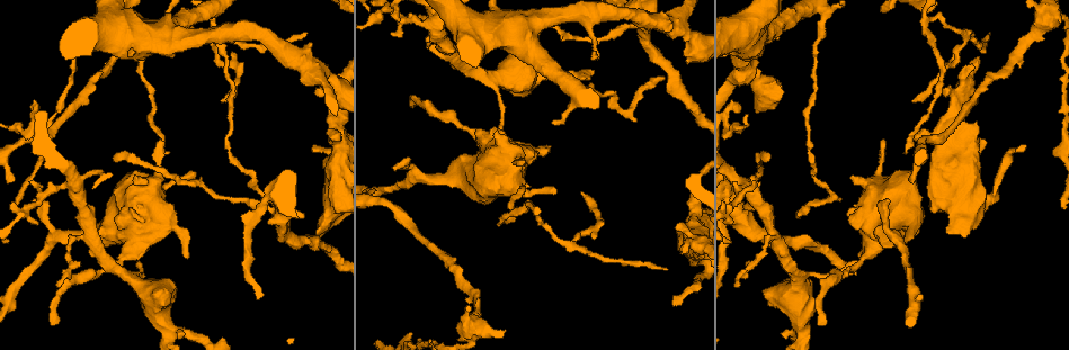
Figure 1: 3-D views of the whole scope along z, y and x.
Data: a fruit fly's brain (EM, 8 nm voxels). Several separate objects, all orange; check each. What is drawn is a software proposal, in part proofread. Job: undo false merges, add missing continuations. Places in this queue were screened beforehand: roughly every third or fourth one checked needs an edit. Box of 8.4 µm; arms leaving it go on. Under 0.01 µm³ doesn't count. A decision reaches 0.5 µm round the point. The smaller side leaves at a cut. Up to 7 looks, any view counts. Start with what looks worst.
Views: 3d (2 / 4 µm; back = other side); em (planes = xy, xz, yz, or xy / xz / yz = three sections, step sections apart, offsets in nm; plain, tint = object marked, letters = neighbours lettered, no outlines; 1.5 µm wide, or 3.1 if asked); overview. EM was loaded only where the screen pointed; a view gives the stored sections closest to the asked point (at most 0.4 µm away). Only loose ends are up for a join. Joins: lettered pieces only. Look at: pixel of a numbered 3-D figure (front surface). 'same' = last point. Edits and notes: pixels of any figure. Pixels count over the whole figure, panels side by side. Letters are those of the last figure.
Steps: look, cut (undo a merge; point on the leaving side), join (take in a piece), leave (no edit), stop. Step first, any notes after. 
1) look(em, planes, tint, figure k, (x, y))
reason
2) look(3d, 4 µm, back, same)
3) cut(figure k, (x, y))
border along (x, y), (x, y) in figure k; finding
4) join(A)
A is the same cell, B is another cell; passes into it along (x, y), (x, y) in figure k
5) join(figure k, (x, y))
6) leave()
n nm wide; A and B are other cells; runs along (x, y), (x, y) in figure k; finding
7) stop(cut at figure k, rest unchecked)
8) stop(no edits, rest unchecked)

look(3d, 2 µm, figure 1, (35, 199))
an open end

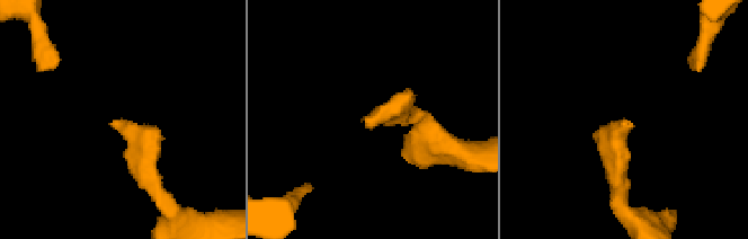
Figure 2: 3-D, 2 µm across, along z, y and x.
look(em, planes, letters, figure 2, (625, 122))

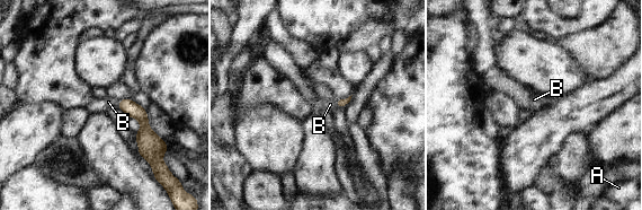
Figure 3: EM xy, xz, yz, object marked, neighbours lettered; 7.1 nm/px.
join(B)
B is the same cell, A is another cell; passes into it along (132, 110), (118, 104), (108, 102) in figure 3; it goes on there

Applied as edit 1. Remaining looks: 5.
look(overview)

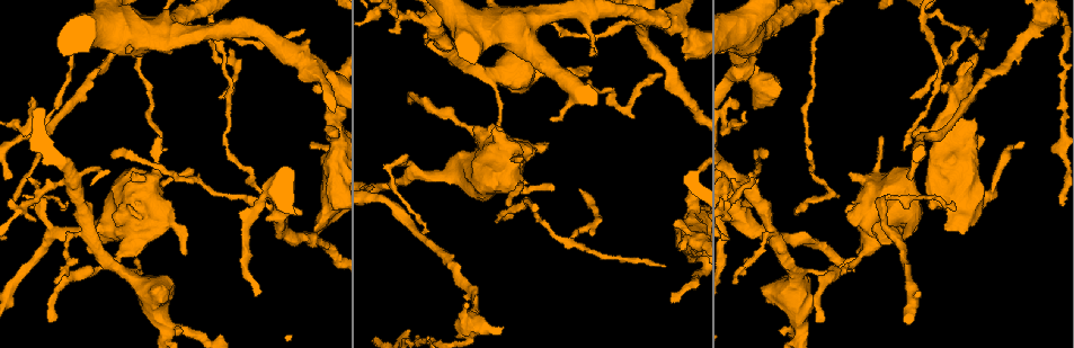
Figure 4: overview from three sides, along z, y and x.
look(3d, 4 µm, figure 4, (945, 83))
thick end

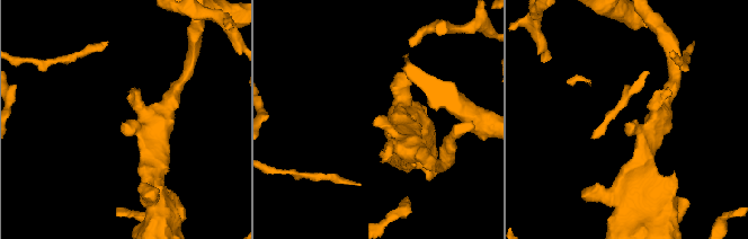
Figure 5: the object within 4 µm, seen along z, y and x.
look(em, planes, tint, figure 5, (387, 121))

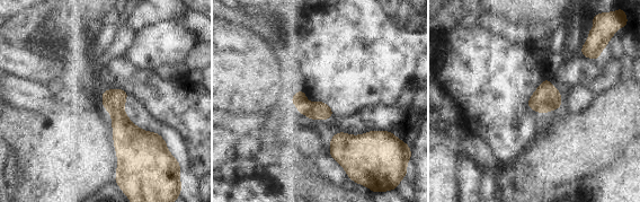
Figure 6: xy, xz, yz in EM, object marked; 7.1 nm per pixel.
look(em, planes, letters, same)

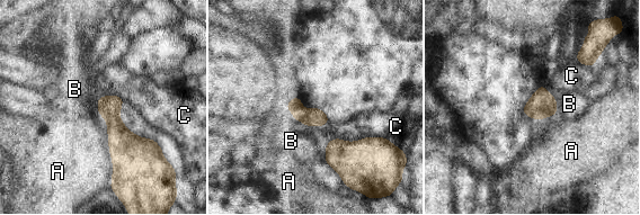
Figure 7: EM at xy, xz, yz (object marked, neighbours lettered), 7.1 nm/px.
leave()
A, B and C are other cells; no lettered piece goes on from it

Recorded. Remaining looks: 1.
look(em, yz, step 4, letters, figure 4, (818, 26))
sudden change in width

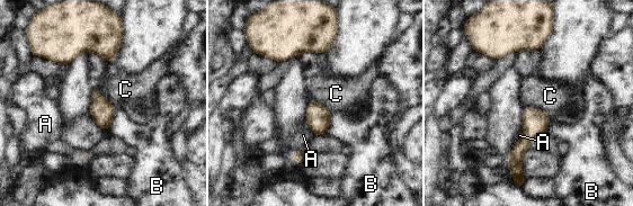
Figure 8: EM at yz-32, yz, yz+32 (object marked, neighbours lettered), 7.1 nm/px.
leave()
170 nm wide; A, B and C are other cells; border along (92, 84), (116, 109) in figure 8; all the same neuron

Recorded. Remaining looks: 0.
stop(join at figure 3, rest unchecked)

